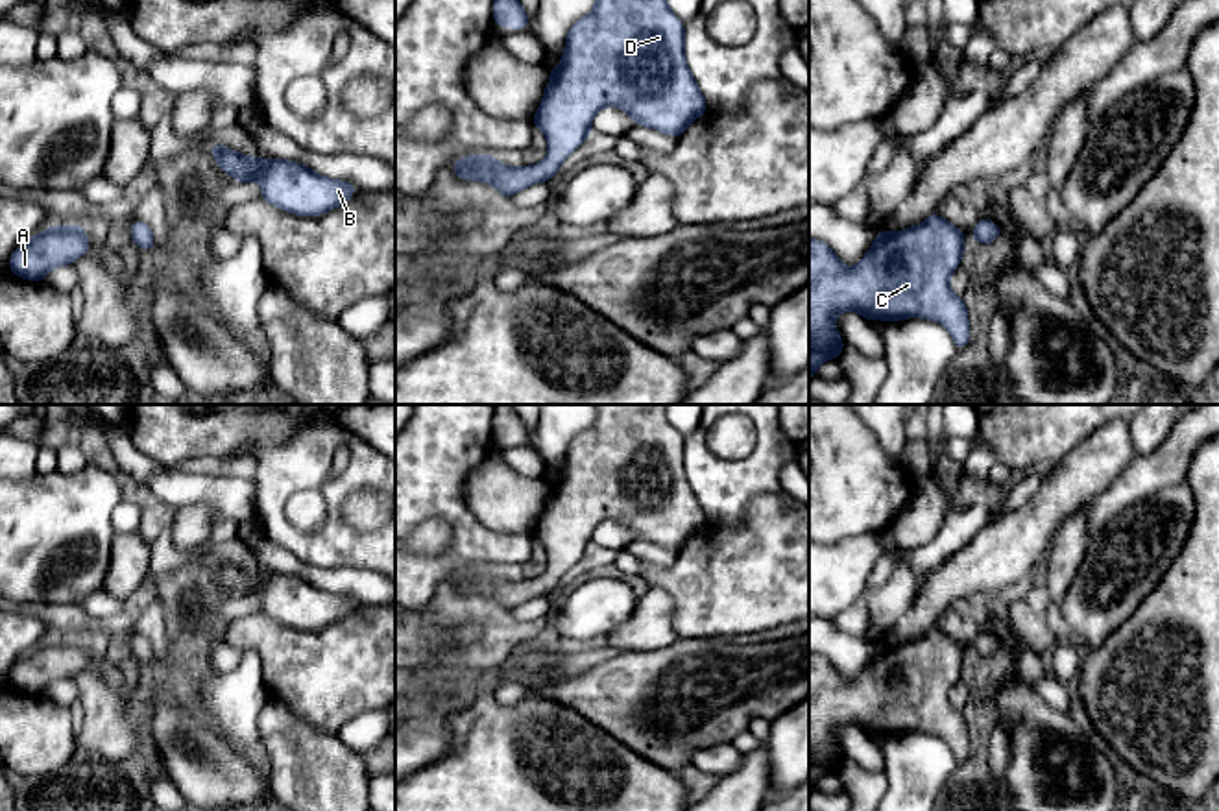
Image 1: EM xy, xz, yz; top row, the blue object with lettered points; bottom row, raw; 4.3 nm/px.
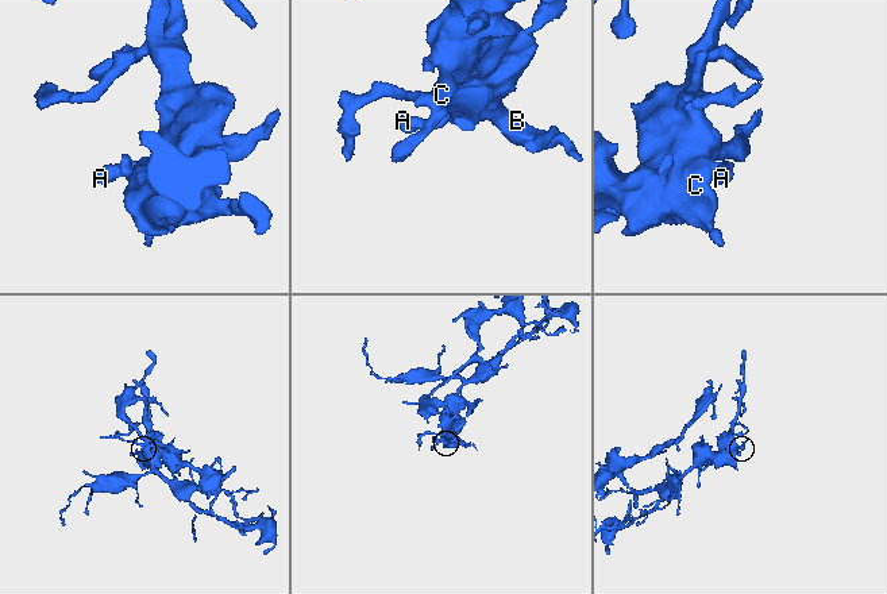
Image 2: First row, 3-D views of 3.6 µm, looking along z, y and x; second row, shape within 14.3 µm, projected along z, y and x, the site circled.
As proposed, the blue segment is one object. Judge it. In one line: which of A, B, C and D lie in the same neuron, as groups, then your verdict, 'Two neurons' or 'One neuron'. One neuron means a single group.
Groups: A B C D. One neuron

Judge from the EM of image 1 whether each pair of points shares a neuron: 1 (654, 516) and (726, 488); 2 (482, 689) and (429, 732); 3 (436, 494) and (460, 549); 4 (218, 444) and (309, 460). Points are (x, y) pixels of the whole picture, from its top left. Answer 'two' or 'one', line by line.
1: one
2: two
3: one
4: two

